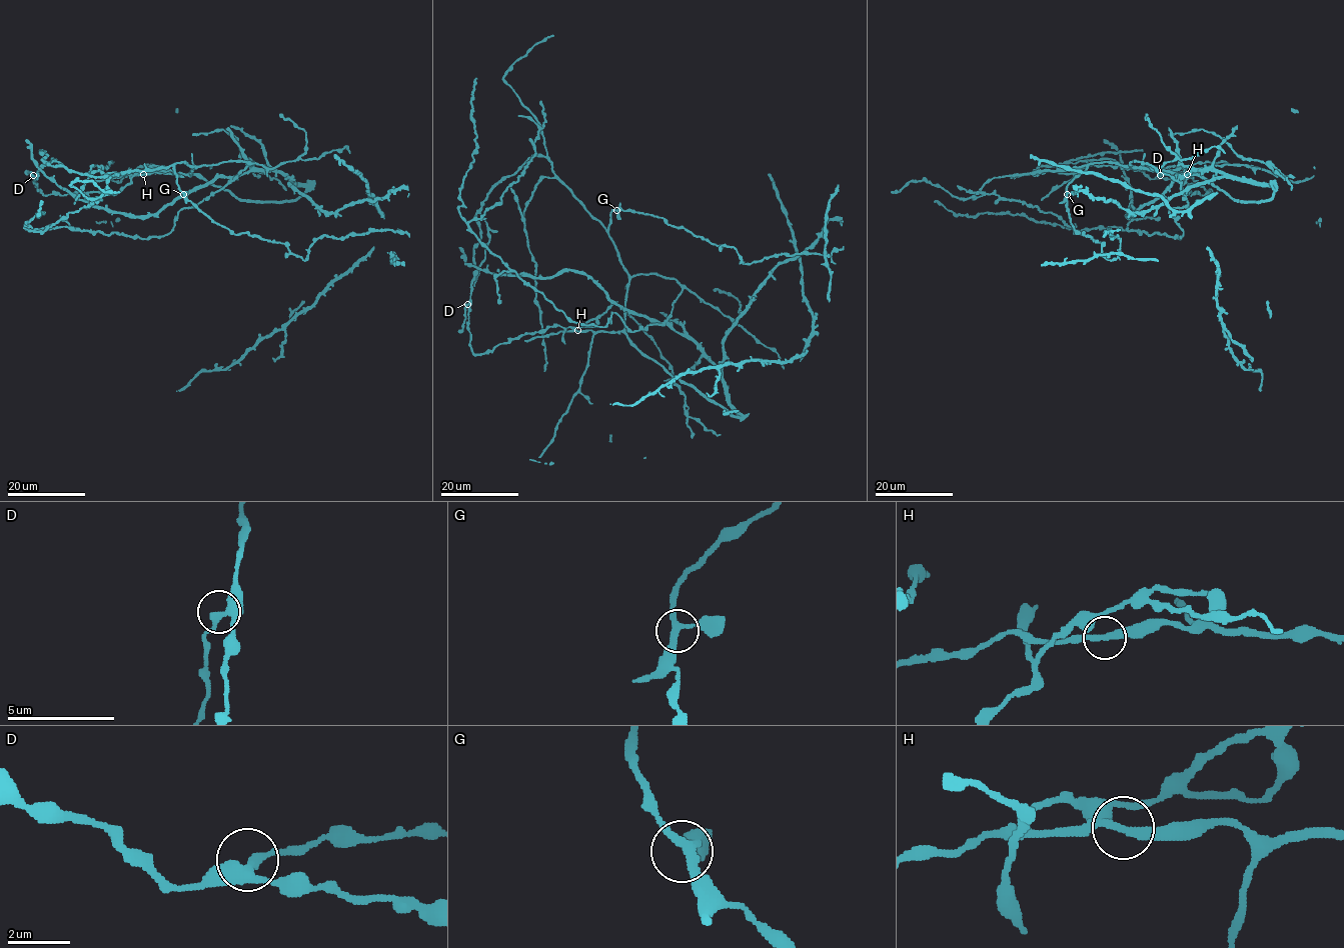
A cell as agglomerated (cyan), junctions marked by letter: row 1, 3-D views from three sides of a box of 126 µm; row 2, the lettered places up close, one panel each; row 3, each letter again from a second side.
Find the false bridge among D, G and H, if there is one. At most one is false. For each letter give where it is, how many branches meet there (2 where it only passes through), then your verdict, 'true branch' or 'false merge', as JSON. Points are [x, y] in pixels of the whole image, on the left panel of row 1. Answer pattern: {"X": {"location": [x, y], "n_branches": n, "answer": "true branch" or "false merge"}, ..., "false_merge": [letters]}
{"D": {"location": [33, 175], "n_branches": 3, "answer": "true branch"}, "G": {"location": [183, 194], "n_branches": 3, "answer": "true branch"}, "H": {"location": [143, 174], "n_branches": 3, "answer": "true branch"}, "false_merge": []}

